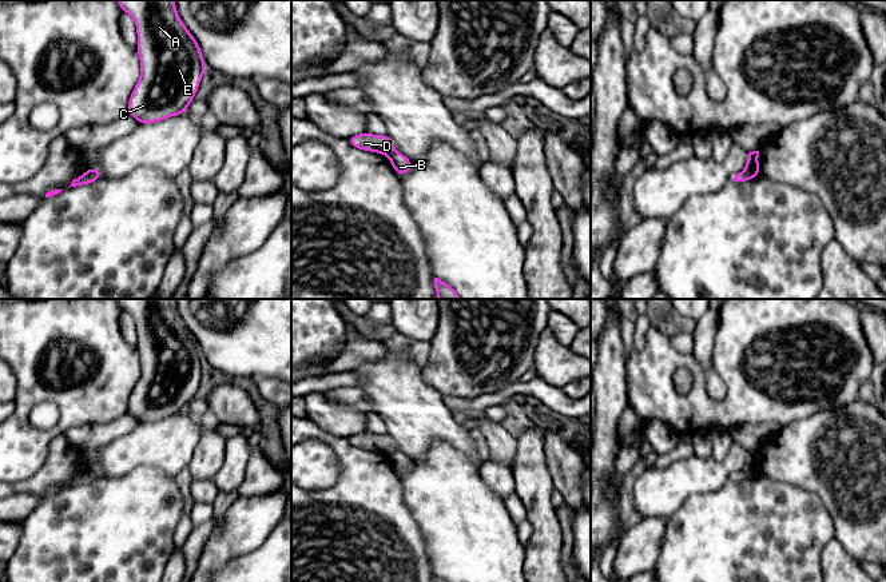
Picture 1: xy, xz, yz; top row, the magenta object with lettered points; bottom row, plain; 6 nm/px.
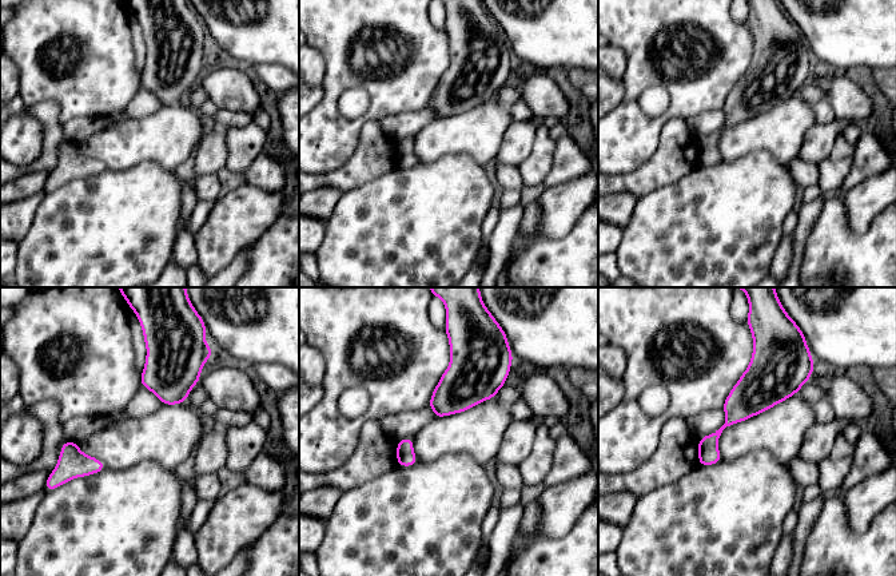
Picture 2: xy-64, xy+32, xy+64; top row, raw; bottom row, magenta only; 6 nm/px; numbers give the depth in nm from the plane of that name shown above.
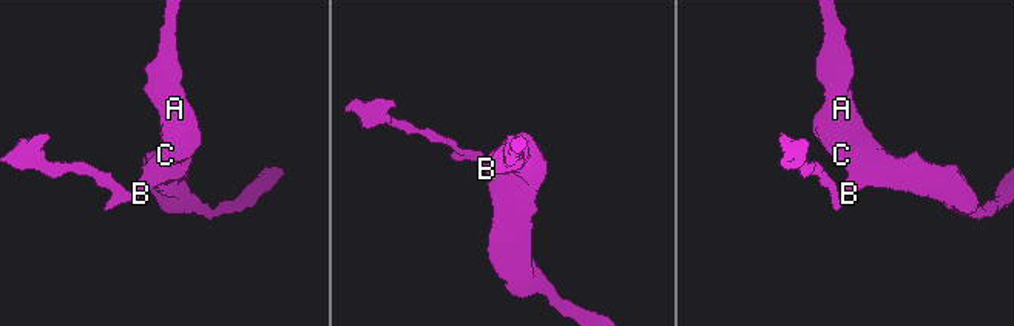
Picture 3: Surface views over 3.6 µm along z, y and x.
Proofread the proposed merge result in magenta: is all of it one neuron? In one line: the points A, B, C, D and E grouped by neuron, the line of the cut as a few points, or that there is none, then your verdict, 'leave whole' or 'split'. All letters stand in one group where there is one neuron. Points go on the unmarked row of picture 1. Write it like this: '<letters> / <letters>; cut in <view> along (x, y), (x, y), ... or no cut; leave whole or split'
A B C E / D; cut in xz along (396, 450), (389, 455); split

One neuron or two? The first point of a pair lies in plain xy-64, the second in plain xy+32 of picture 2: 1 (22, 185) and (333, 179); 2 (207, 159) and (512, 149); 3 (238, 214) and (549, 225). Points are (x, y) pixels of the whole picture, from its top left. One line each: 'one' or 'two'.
1: two
2: one
3: one

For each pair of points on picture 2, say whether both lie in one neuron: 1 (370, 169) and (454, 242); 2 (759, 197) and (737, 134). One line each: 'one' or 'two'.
1: two
2: two

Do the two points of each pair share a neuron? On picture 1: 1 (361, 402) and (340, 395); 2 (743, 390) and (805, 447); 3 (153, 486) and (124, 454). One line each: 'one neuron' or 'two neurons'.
1: one neuron
2: two neurons
3: two neurons

